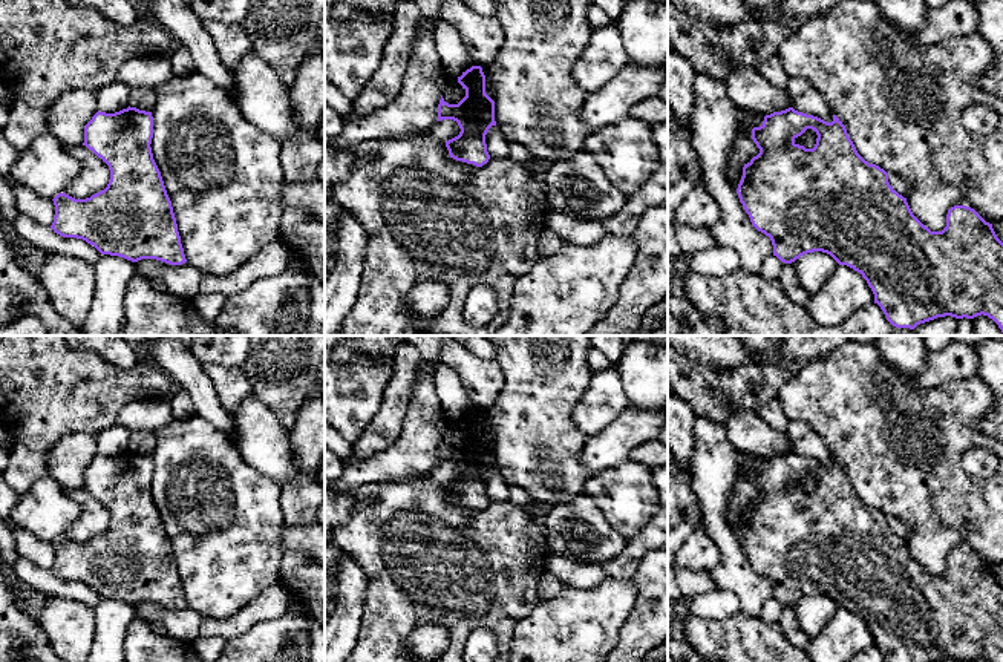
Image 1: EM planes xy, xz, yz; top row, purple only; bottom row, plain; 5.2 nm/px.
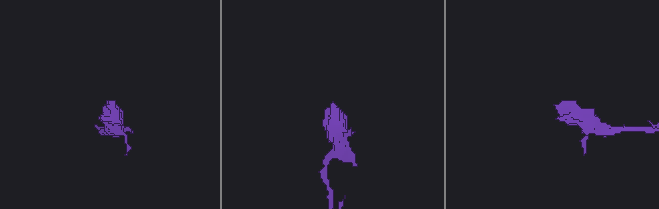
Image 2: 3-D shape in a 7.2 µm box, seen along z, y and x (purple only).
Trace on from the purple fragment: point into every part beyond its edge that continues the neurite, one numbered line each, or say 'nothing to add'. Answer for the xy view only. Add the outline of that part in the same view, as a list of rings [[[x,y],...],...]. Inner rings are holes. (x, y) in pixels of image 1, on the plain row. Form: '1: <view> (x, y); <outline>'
nothing to add

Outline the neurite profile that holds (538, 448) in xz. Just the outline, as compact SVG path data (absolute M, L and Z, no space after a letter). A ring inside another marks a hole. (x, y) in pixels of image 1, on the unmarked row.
M485 336L495 345L495 360L499 363L505 385L487 409L495 434L495 464L508 487L525 489L531 500L557 506L582 493L585 483L594 477L580 464L580 454L588 440L574 424L573 409L585 394L593 371L586 356L593 348L591 336Z

